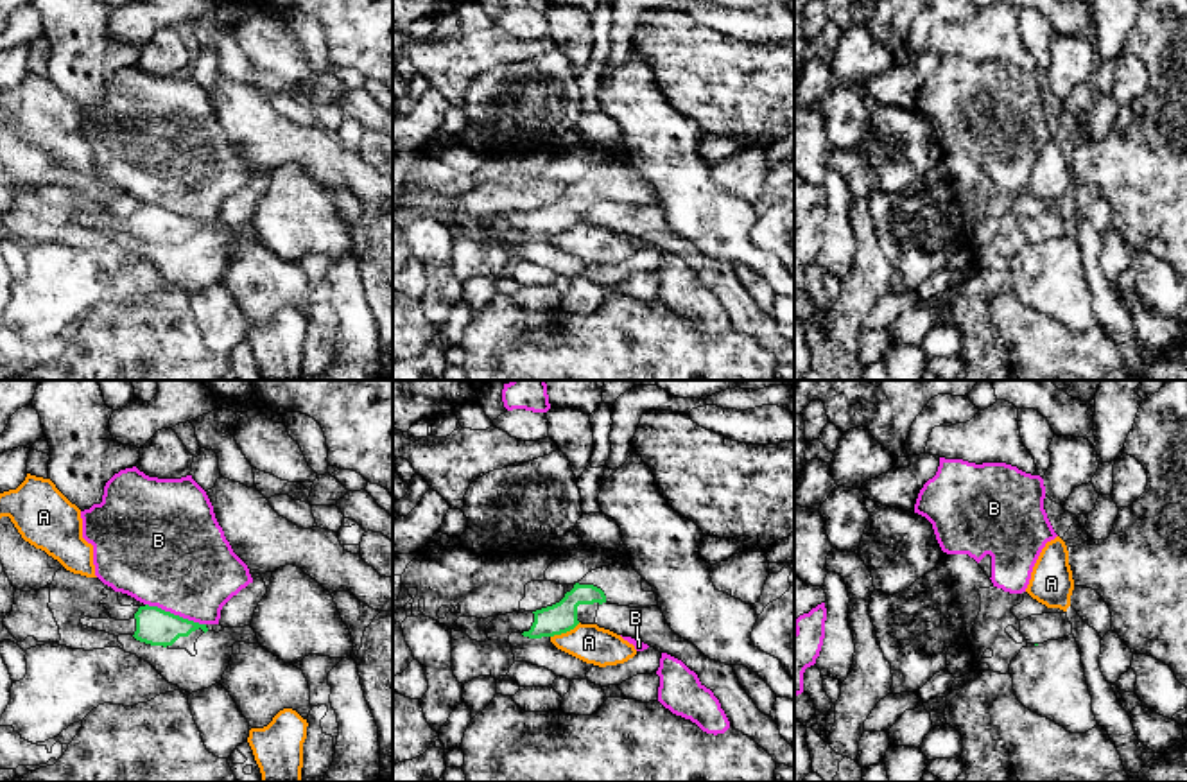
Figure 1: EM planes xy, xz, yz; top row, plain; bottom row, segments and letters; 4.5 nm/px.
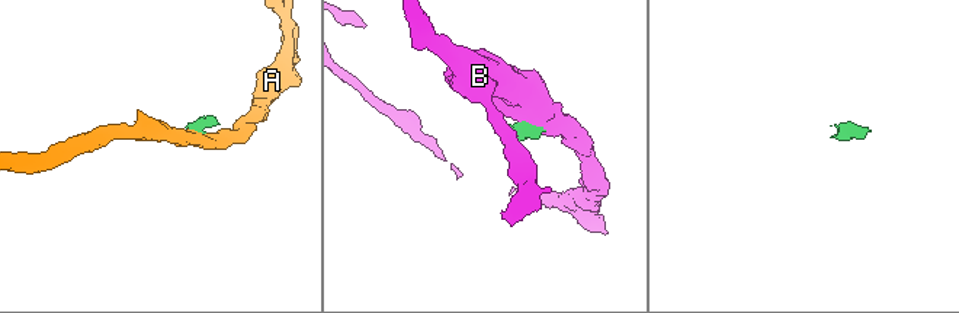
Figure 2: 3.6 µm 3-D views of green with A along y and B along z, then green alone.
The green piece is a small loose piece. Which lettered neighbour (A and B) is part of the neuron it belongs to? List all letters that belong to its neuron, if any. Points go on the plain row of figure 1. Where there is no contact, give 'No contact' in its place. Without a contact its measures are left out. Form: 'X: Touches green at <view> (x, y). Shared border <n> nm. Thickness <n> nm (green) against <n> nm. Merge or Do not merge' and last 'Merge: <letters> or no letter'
A: Touches green at xz (565, 230). Shared border 150 nm. Thickness 140 nm (green) against 170 nm. Do not merge
B: Touches green at xy (176, 214). Shared border 280 nm. Thickness 170 nm (green) against 460 nm. Do not merge
Merge: no letter

